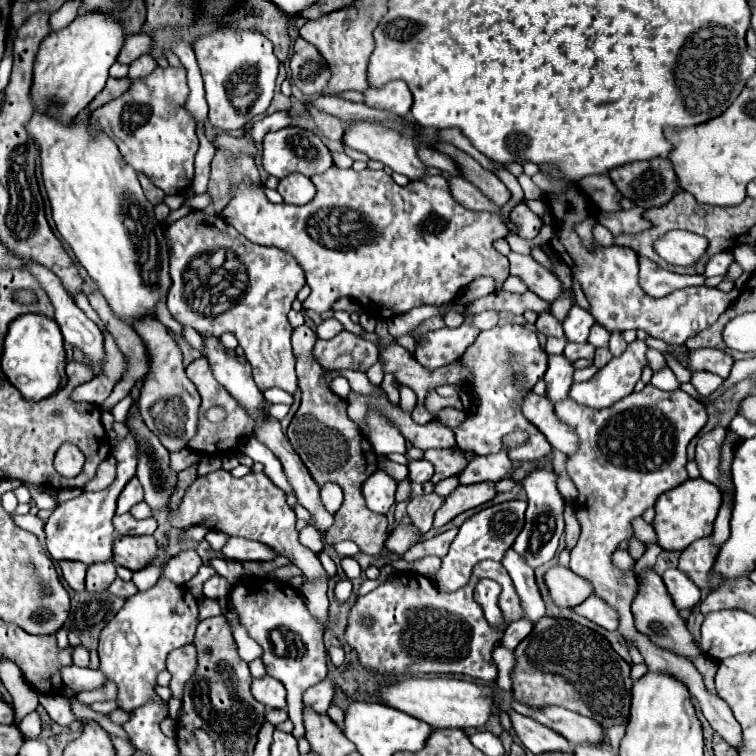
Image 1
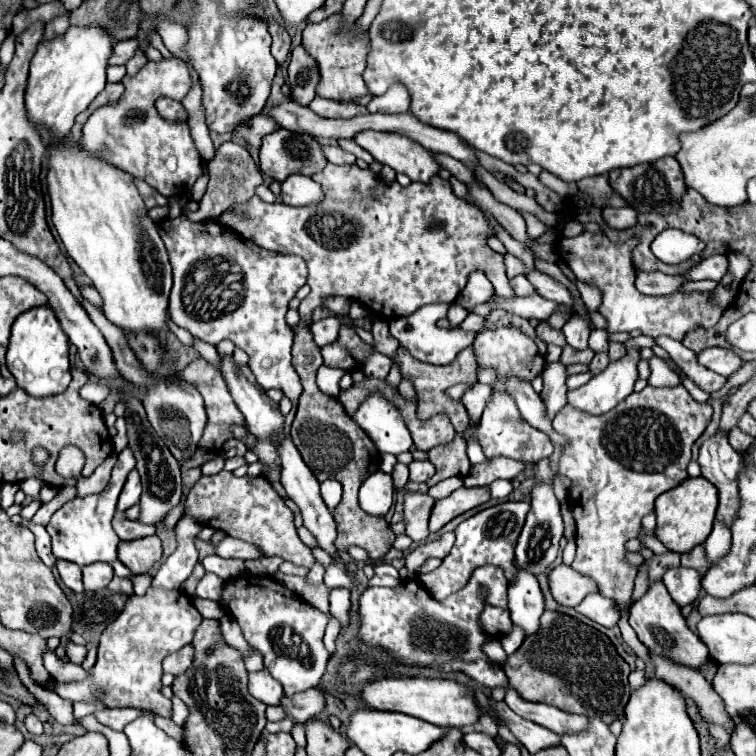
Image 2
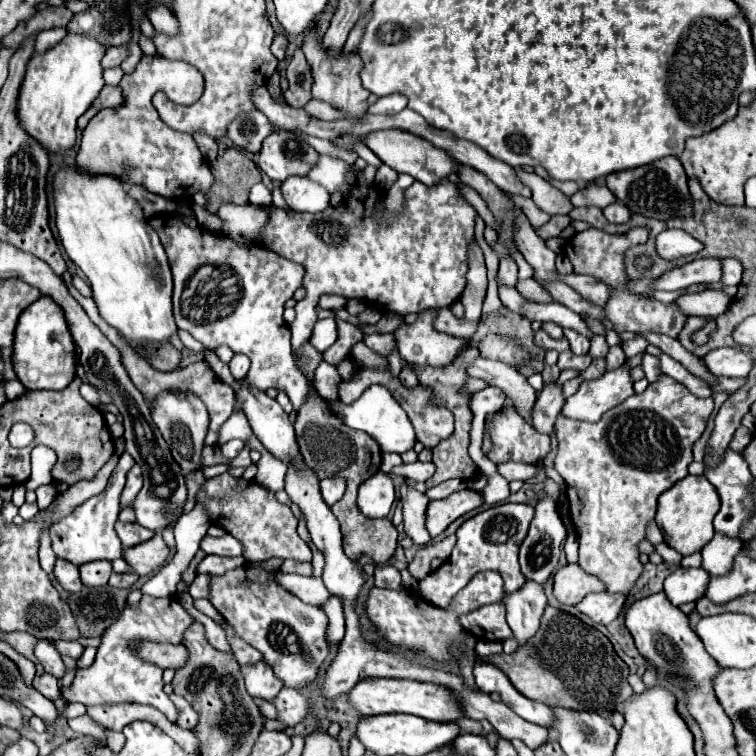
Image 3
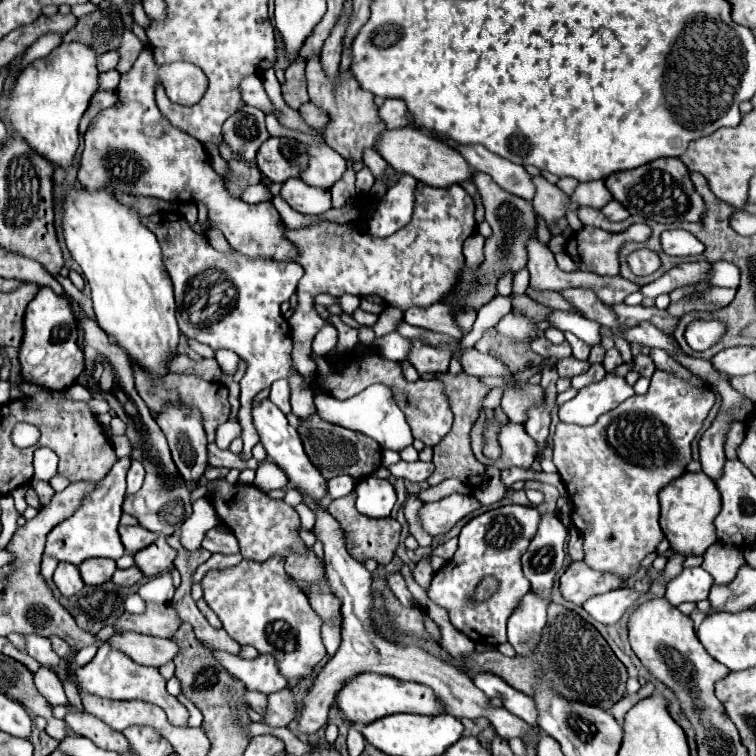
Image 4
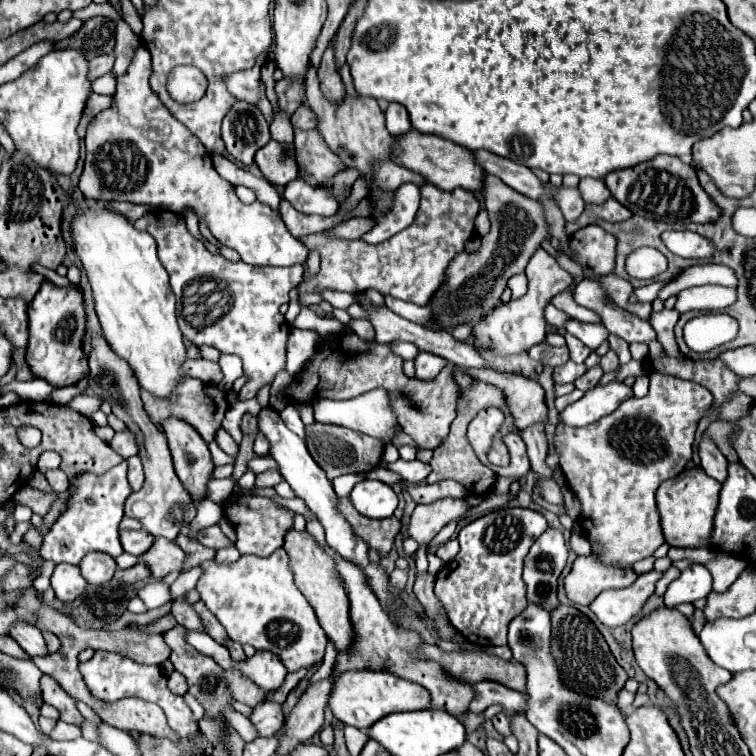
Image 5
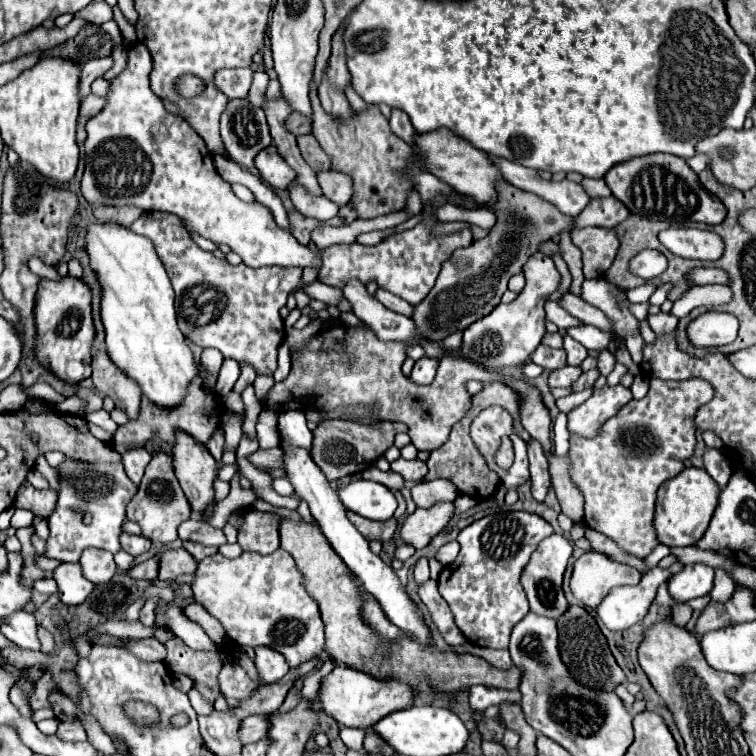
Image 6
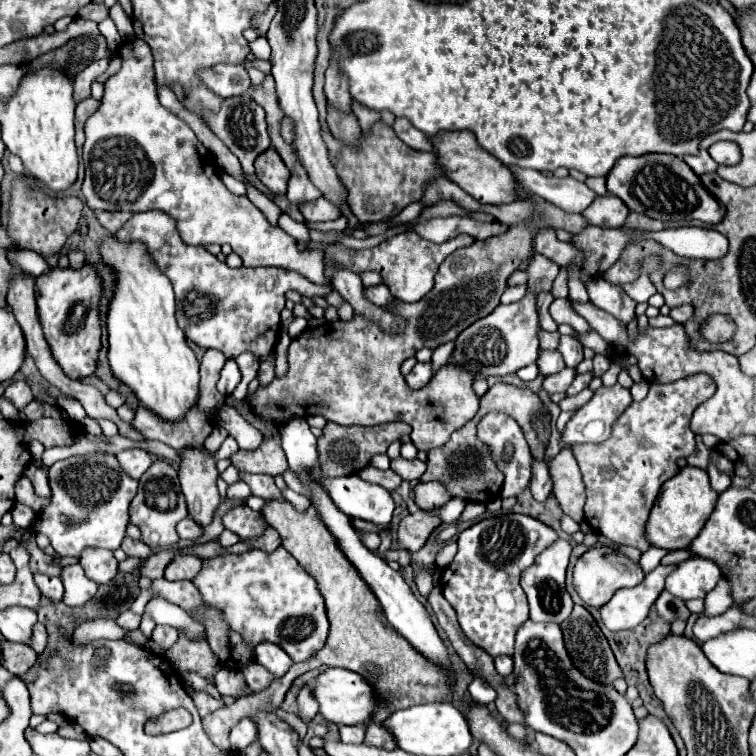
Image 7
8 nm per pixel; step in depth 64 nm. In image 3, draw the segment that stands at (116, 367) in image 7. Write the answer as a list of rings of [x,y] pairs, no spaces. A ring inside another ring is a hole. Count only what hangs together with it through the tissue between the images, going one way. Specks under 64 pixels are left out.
[[[60,170],[54,180],[54,208],[56,208],[56,226],[60,242],[70,256],[70,260],[86,274],[90,288],[94,292],[94,302],[104,322],[120,332],[132,344],[134,350],[140,350],[146,344],[164,344],[170,342],[170,336],[178,332],[172,312],[172,274],[168,268],[166,252],[160,244],[158,234],[148,226],[142,208],[126,196],[120,180],[112,176],[84,176],[78,170],[68,172]]]

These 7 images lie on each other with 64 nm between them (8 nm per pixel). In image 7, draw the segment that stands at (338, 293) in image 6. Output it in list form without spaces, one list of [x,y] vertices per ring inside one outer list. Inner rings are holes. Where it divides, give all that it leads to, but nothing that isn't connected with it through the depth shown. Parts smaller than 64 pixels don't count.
[[[162,211],[134,214],[116,232],[116,238],[120,242],[142,242],[160,272],[168,276],[176,294],[176,320],[186,338],[202,348],[216,348],[228,358],[236,358],[246,350],[254,352],[258,360],[274,354],[272,348],[278,334],[272,334],[272,330],[280,328],[280,312],[284,308],[286,290],[296,290],[308,298],[324,298],[333,290],[332,285],[306,282],[302,276],[284,268],[228,268],[206,248],[186,246],[180,240],[176,222]],[[192,292],[198,296],[192,296]]]

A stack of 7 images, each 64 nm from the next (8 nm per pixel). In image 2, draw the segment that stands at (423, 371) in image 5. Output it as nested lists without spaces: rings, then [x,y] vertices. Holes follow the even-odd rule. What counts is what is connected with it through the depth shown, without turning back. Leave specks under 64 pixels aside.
[[[450,304],[424,305],[418,312],[402,318],[392,318],[390,320],[390,334],[400,342],[400,346],[416,360],[428,362],[428,364],[450,364],[460,350],[466,346],[472,346],[474,336],[472,332],[462,332],[462,330],[442,330],[436,326],[436,322],[447,315]]]

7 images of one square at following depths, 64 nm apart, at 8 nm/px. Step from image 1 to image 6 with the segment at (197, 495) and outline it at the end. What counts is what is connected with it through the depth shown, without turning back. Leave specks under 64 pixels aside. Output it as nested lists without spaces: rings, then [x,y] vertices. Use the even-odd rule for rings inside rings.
[[[248,508],[246,522],[238,532],[238,544],[242,546],[242,550],[272,554],[280,546],[278,520],[274,520],[270,512]]]

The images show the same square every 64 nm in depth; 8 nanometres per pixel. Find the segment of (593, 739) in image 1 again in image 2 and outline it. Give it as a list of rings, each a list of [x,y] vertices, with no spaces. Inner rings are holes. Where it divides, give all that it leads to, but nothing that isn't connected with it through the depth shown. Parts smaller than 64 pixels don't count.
[[[498,566],[476,568],[470,582],[460,592],[448,596],[444,602],[434,600],[420,586],[418,578],[402,580],[396,588],[368,588],[360,596],[358,612],[360,612],[362,624],[358,634],[368,646],[386,648],[388,652],[392,652],[394,656],[402,658],[408,664],[422,664],[422,666],[444,670],[444,672],[460,670],[490,690],[504,688],[506,690],[504,702],[516,714],[560,736],[564,732],[580,732],[580,728],[584,730],[588,724],[586,716],[568,714],[558,710],[556,706],[528,702],[522,696],[518,696],[518,692],[512,690],[512,686],[508,684],[504,670],[480,650],[480,646],[490,638],[484,632],[480,632],[480,628],[476,626],[476,618],[486,604],[506,608],[506,592],[508,592],[508,582],[504,572]],[[484,592],[488,592],[488,596]]]

